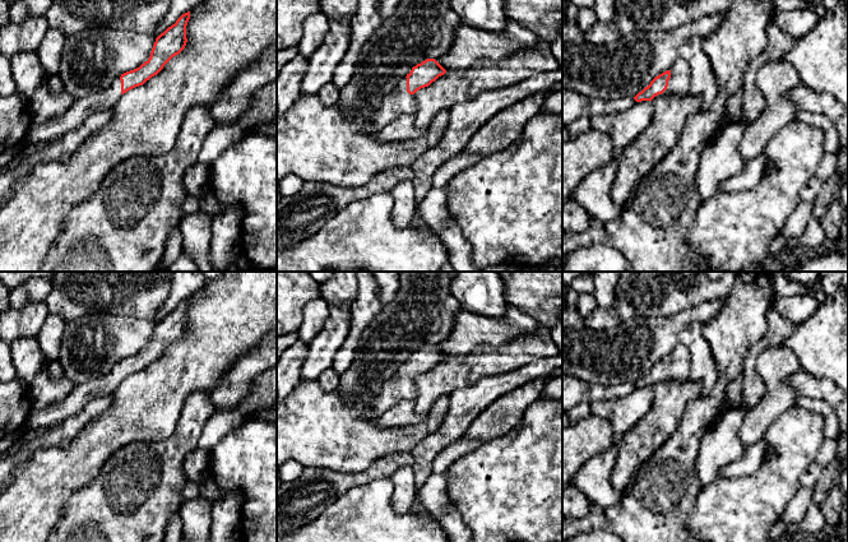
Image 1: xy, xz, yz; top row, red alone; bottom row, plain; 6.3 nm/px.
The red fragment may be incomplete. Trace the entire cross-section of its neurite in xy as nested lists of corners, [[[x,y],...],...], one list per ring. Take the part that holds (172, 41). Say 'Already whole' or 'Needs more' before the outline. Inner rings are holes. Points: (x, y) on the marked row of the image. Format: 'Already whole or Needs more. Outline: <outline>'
Needs more. Outline: [[[190,11],[182,14],[175,24],[156,38],[149,59],[139,68],[121,74],[107,89],[74,99],[70,108],[57,117],[32,124],[22,145],[56,139],[79,128],[93,114],[112,110],[124,93],[157,75],[173,56],[185,48],[189,19]]]

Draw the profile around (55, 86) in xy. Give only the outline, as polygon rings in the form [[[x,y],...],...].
[[[52,75],[47,79],[47,88],[51,94],[61,94],[65,92],[64,84],[57,75]]]

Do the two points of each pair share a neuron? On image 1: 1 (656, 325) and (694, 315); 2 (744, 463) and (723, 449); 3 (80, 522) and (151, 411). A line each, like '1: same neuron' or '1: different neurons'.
1: same neuron
2: different neurons
3: different neurons

